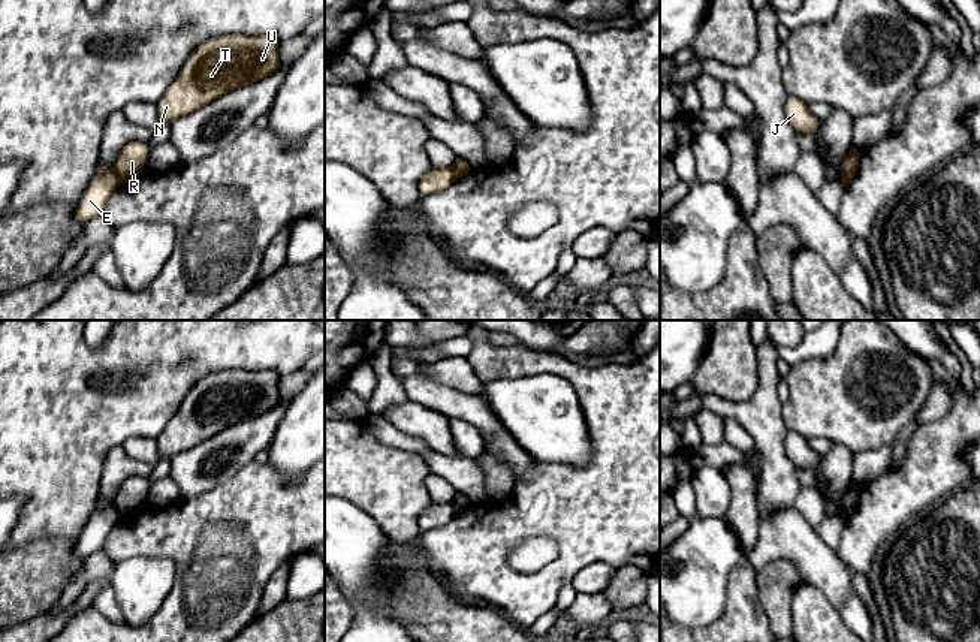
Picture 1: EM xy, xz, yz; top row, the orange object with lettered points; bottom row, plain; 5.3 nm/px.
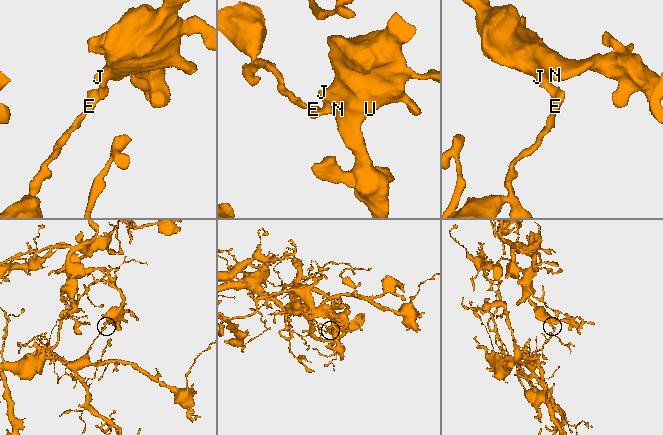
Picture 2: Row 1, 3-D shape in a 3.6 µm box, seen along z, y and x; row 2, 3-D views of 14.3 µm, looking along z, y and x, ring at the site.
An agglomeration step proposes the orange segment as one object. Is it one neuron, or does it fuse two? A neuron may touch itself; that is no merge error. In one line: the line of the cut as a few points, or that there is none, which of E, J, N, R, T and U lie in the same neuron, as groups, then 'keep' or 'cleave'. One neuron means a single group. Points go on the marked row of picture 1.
yz (858, 151), (858, 163), (841, 177) | E / J N R T U | cleave

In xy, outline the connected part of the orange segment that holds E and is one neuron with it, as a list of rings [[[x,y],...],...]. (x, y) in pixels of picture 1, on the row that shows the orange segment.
[[[99,163],[93,180],[85,189],[82,199],[75,211],[78,223],[85,223],[100,215],[108,204],[108,199],[115,192],[121,178],[114,171],[100,171]]]

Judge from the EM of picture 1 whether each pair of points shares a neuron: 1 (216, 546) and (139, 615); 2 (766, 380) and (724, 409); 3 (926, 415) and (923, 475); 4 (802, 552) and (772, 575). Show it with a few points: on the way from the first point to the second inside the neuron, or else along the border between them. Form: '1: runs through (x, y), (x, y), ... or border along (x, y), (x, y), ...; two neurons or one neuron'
1: border along (169, 557), (175, 567), (175, 581), (151, 617); two neurons
2: runs through (763, 394), (748, 409), (738, 409); one neuron
3: border along (953, 400), (952, 407), (944, 415), (920, 425); two neurons
4: border along (756, 572), (774, 561), (789, 560), (802, 581); two neurons

